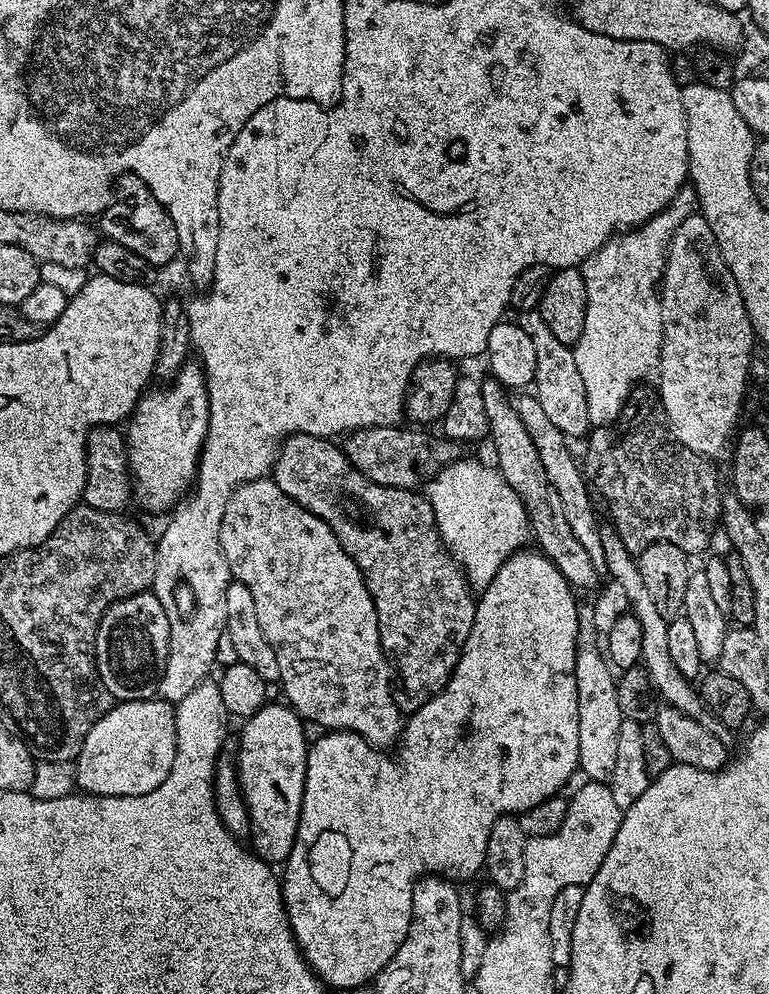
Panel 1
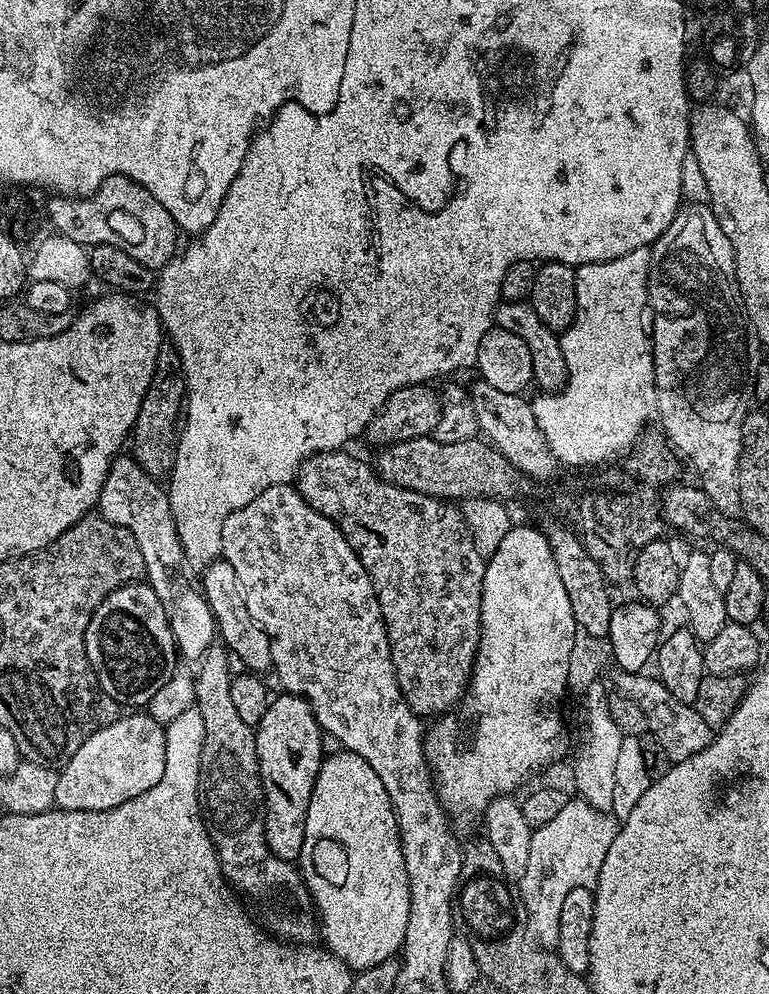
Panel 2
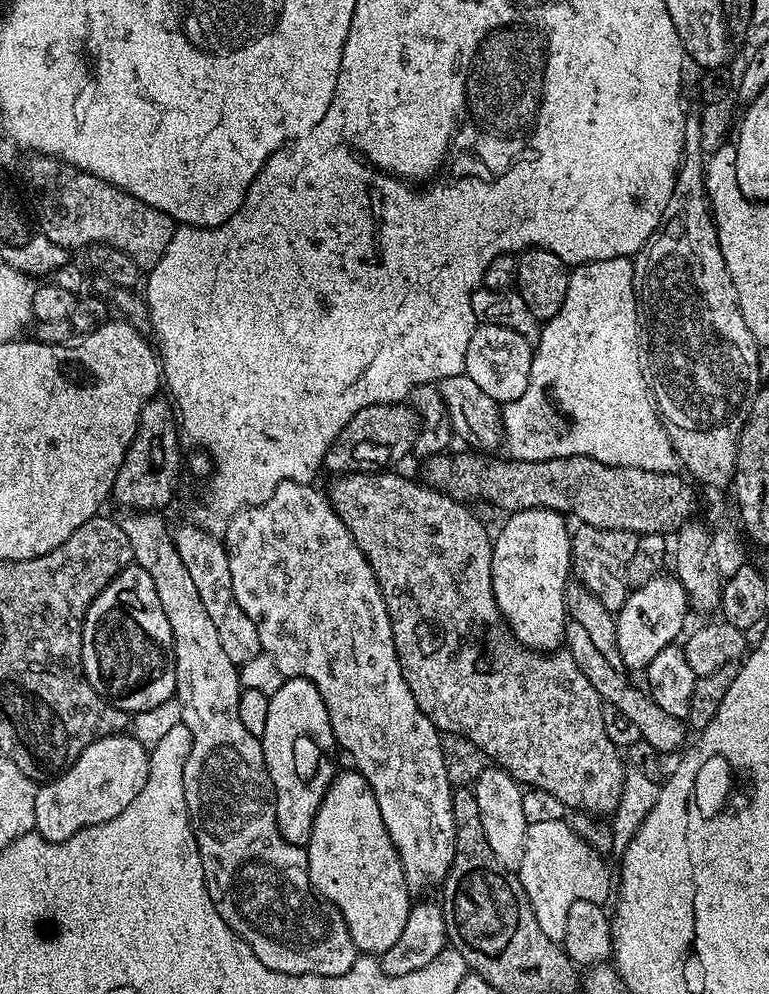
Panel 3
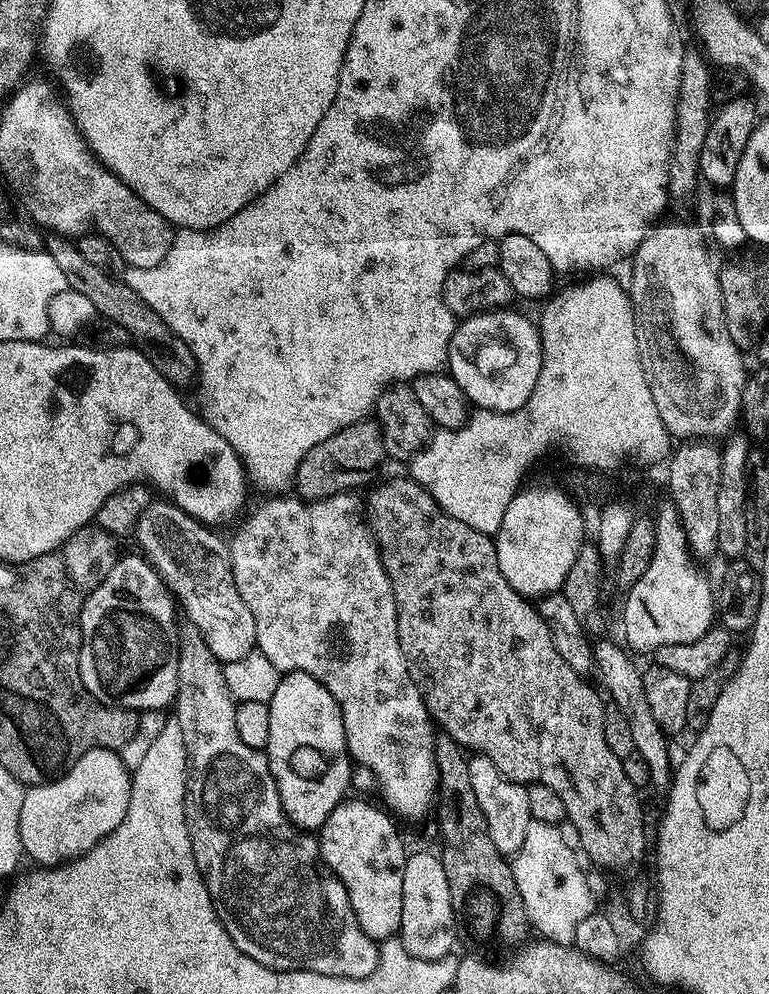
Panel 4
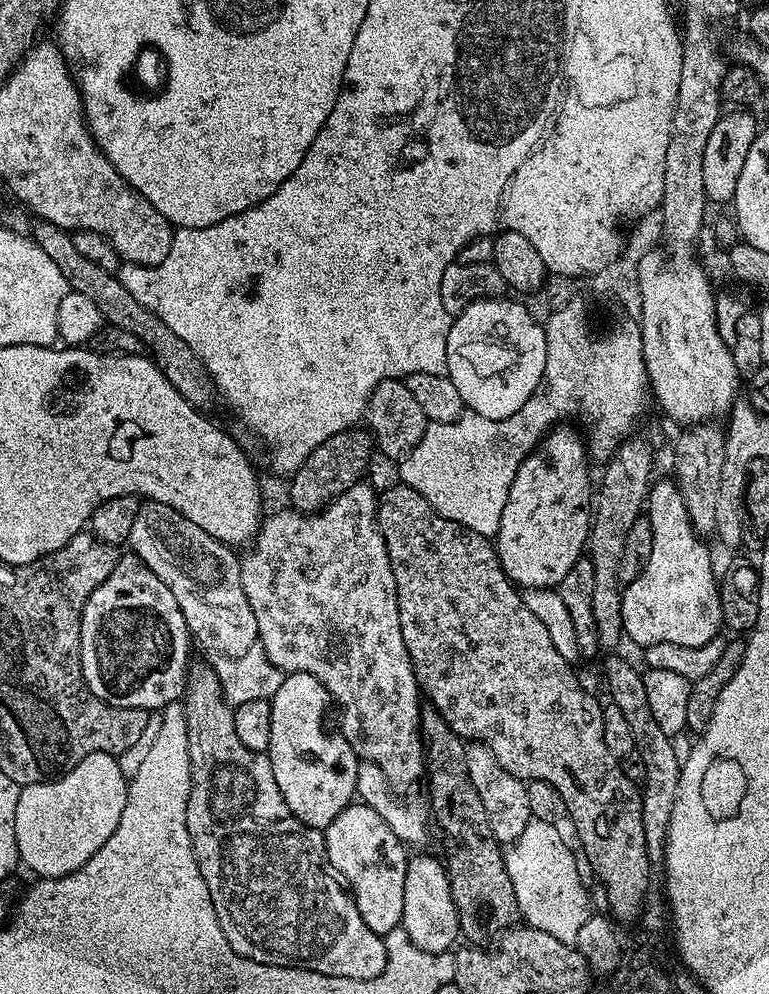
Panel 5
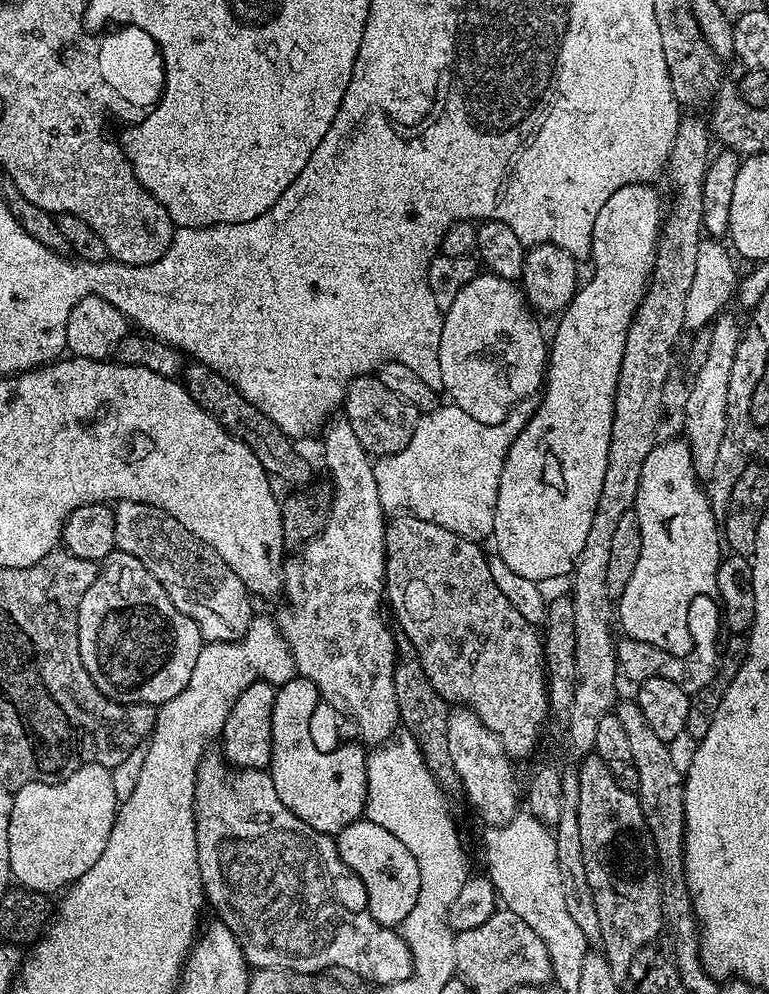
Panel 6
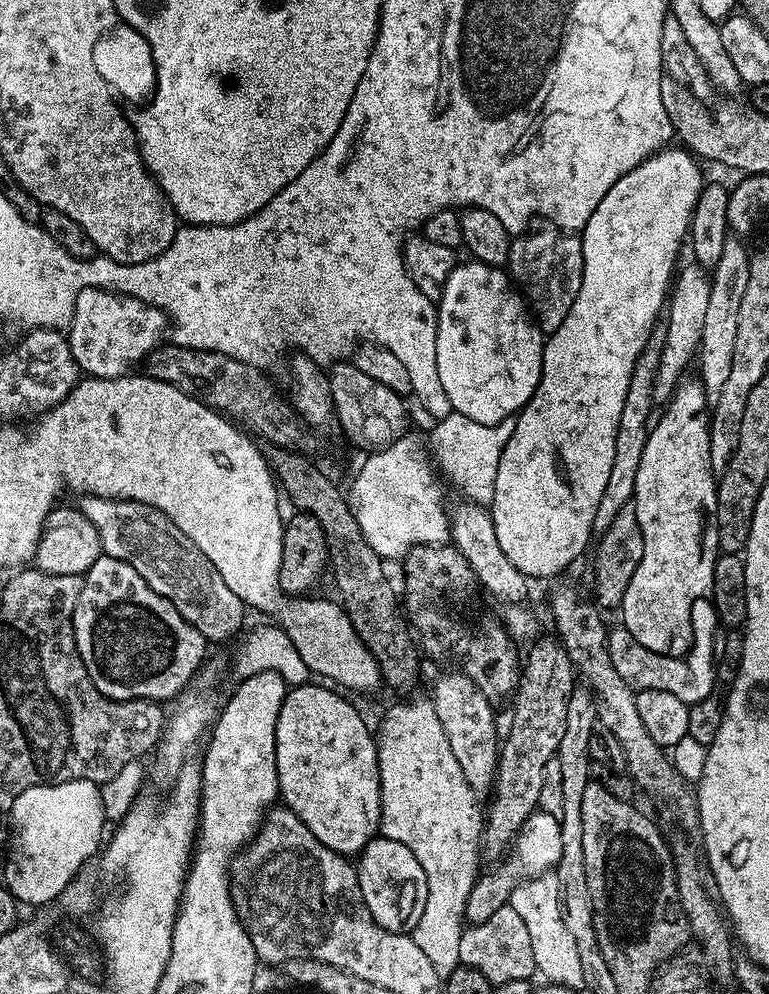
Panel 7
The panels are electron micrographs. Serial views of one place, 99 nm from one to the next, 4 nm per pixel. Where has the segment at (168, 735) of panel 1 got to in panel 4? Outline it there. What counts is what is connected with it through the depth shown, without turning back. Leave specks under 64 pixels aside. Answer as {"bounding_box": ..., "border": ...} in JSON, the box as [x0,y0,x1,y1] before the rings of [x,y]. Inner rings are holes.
{"bounding_box":[20,748,132,866],"border":[[[95,748],[64,776],[48,784],[29,787],[24,794],[20,815],[23,855],[40,866],[59,866],[86,854],[126,818],[132,793],[132,772],[111,748]]]}

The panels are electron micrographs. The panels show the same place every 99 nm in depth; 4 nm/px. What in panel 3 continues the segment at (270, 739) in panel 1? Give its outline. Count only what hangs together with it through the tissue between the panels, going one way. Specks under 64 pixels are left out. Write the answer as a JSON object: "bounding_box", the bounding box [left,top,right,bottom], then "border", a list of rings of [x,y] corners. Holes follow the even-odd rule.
{"bounding_box":[260,676,338,846],"border":[[[294,676],[283,683],[276,693],[271,693],[266,730],[260,737],[260,745],[270,782],[276,791],[278,830],[286,842],[304,846],[314,830],[318,806],[322,806],[322,798],[338,771],[331,756],[337,742],[326,702],[322,702],[322,694],[318,694],[314,682]]]}

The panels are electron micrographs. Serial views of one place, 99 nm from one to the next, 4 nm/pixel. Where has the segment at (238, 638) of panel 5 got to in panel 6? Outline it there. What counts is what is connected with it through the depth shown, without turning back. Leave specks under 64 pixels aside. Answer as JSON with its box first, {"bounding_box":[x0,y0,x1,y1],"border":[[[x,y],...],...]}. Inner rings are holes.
{"bounding_box":[114,500,253,642],"border":[[[122,500],[115,505],[114,511],[117,549],[138,558],[138,562],[158,578],[170,602],[198,625],[205,641],[230,642],[244,637],[252,624],[253,597],[242,578],[222,562],[213,548],[194,538],[182,522],[149,504]]]}

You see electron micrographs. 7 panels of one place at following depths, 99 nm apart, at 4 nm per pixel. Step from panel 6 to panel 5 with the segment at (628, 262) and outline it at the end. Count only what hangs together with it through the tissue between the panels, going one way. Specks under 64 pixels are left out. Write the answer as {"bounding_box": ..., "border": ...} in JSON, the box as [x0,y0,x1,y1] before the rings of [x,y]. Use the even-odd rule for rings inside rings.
{"bounding_box":[494,426,594,589],"border":[[[556,426],[537,444],[536,449],[518,466],[514,482],[508,491],[508,501],[502,510],[500,529],[496,531],[494,543],[500,564],[508,579],[521,589],[556,588],[570,566],[582,559],[588,542],[588,529],[592,527],[594,511],[594,480],[588,477],[590,453],[586,440],[572,428]]]}

